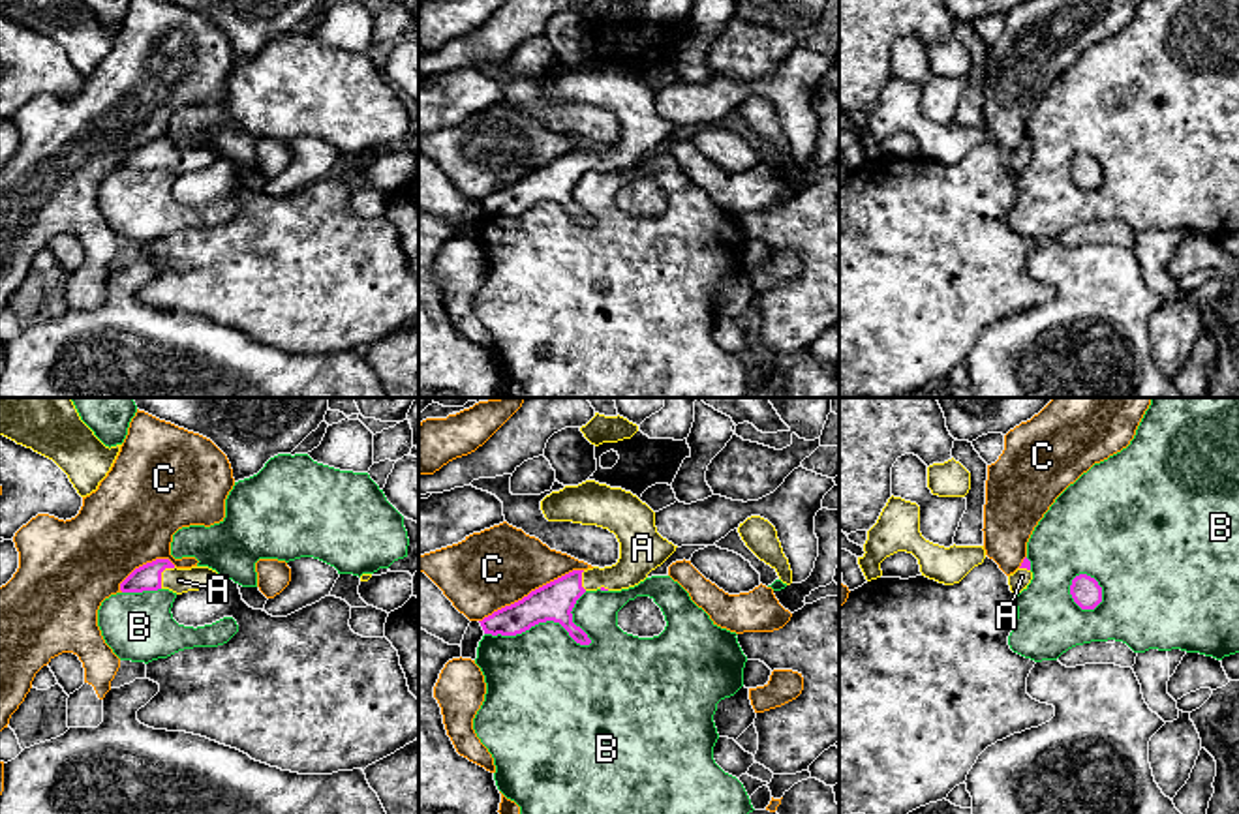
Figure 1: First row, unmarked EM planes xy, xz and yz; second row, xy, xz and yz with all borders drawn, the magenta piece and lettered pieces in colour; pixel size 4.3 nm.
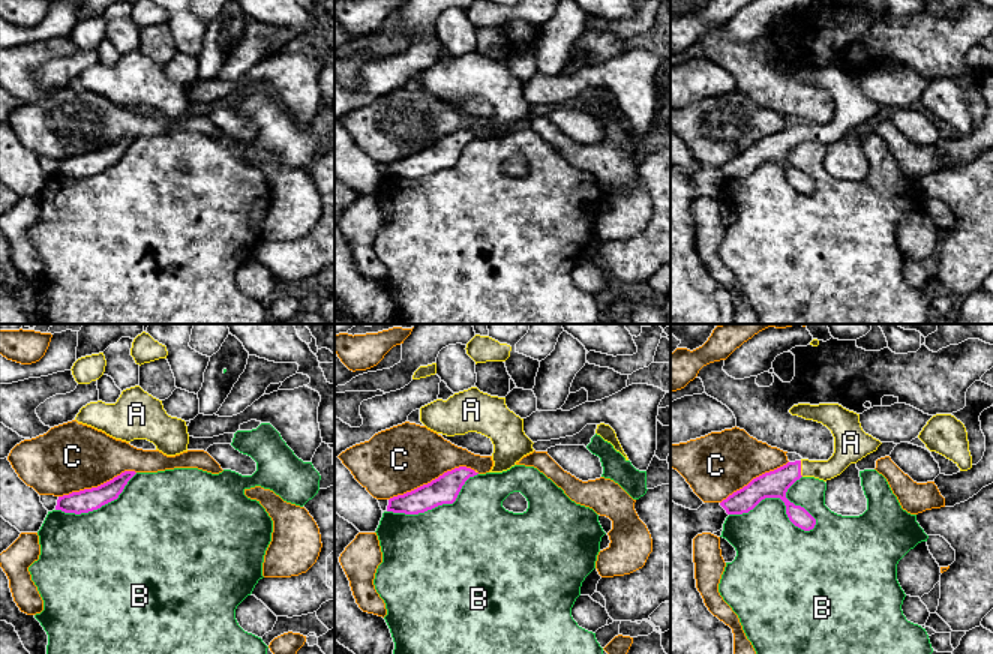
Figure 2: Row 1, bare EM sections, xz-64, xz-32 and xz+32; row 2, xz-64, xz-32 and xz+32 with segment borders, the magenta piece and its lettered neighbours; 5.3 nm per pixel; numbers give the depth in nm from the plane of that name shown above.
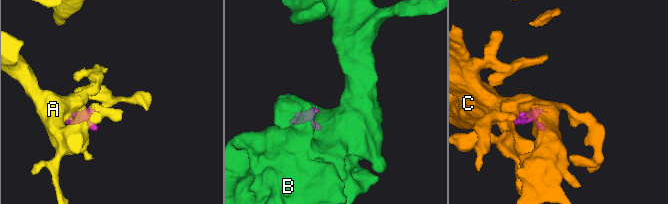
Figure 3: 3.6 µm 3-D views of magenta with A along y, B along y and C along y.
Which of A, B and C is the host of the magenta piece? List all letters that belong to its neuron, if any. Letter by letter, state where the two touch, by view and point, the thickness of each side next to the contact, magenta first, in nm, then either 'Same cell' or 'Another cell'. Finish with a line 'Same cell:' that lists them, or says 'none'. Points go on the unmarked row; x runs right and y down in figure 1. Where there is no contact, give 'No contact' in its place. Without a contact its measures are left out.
A: Touches magenta at xy (160, 154). Thickness 110 nm (magenta) against 110 nm. Same cell
B: Touches magenta at xz (562, 205). Thickness 160 nm (magenta) against 440 nm. Another cell
C: Touches magenta at xz (532, 171). Thickness 160 nm (magenta) against 340 nm. Another cell
Same cell: A

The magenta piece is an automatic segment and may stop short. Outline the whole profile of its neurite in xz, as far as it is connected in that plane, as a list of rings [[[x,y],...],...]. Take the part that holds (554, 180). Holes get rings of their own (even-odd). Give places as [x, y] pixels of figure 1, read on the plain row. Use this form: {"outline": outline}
{"outline": [[[595,60],[552,71],[541,81],[541,90],[548,101],[597,105],[614,113],[620,122],[618,143],[573,150],[479,203],[484,214],[516,216],[539,203],[554,201],[576,223],[589,225],[588,214],[573,203],[576,180],[586,171],[621,171],[638,165],[678,126],[657,113],[655,92],[636,75]]]}

